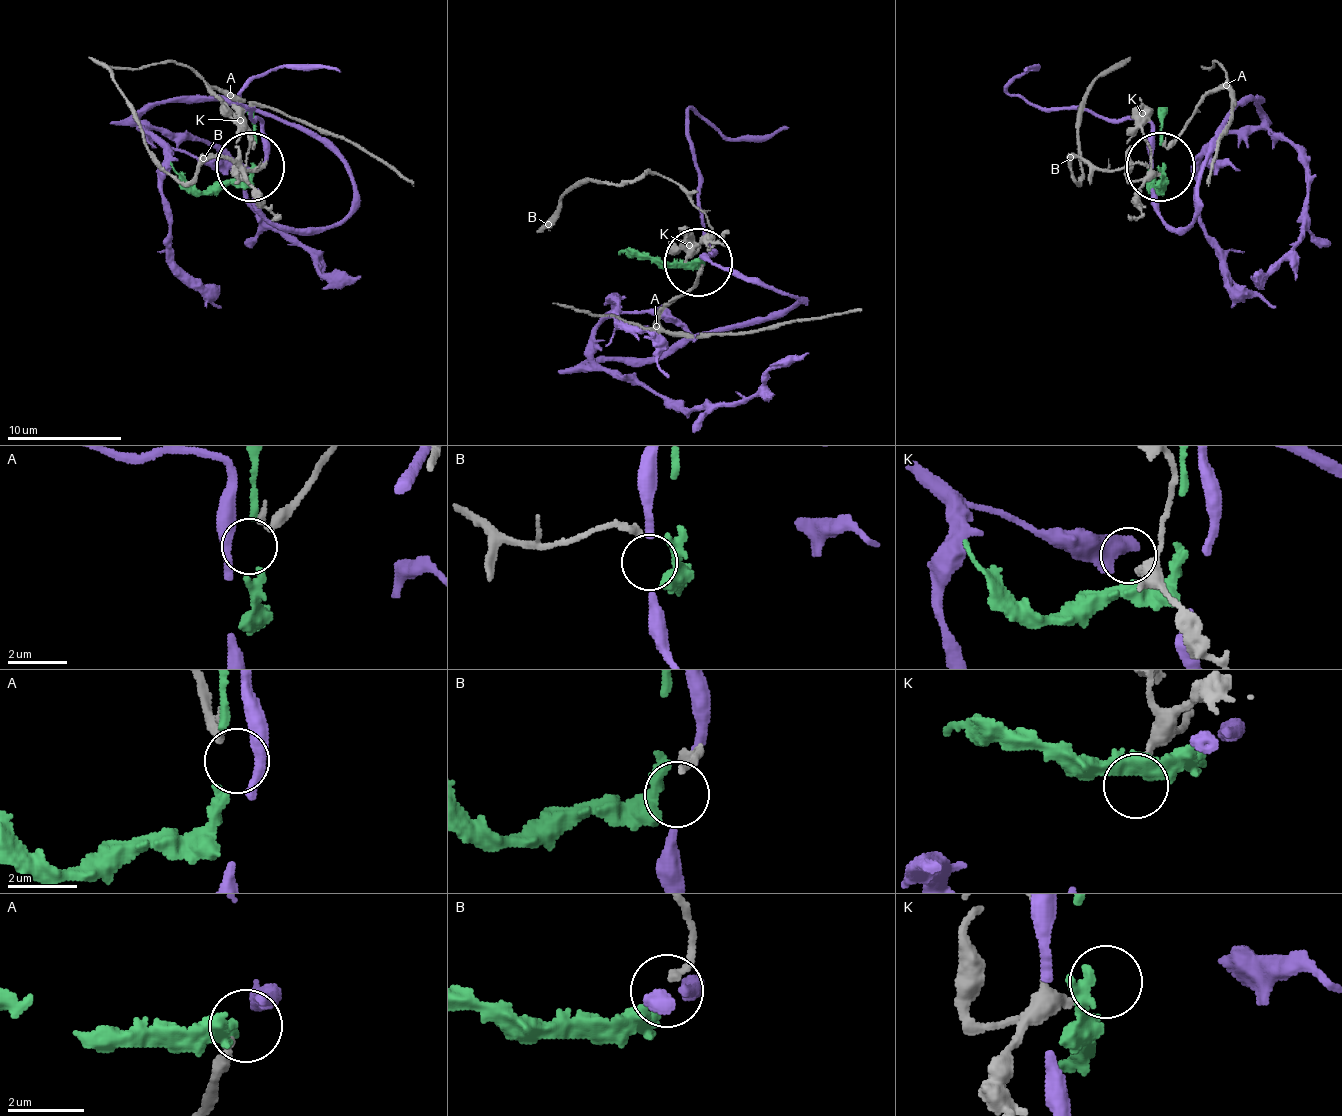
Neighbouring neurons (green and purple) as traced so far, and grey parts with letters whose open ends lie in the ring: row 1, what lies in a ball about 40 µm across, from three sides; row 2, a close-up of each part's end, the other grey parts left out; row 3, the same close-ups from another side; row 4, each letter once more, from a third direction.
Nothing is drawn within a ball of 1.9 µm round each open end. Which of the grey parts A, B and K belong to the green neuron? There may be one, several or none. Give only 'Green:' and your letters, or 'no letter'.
Green: B

